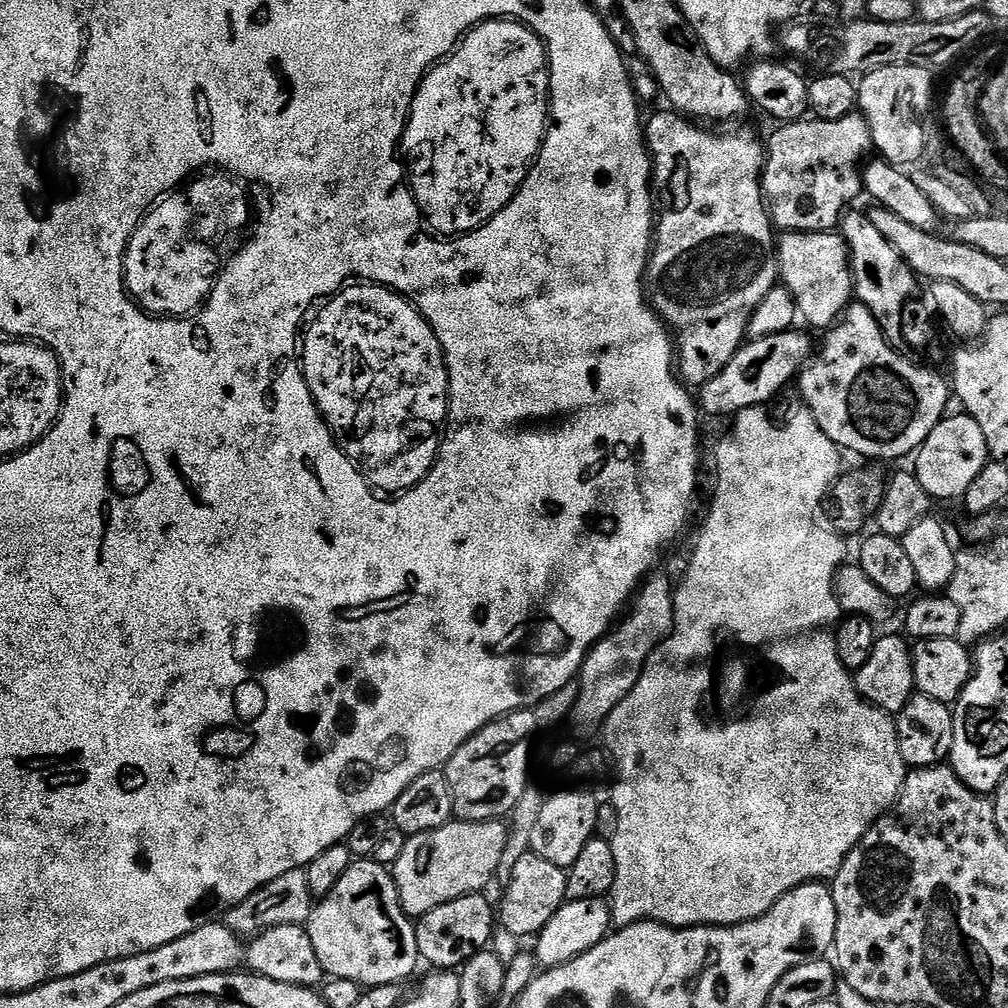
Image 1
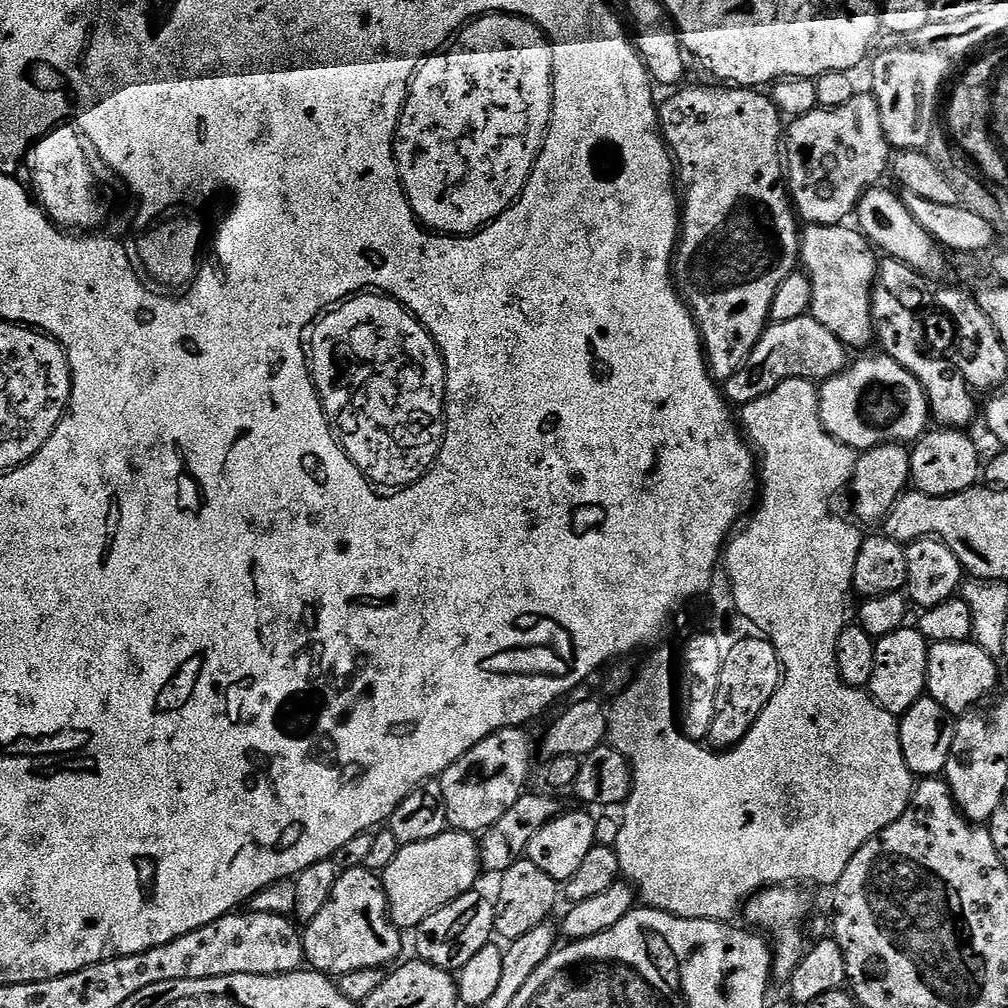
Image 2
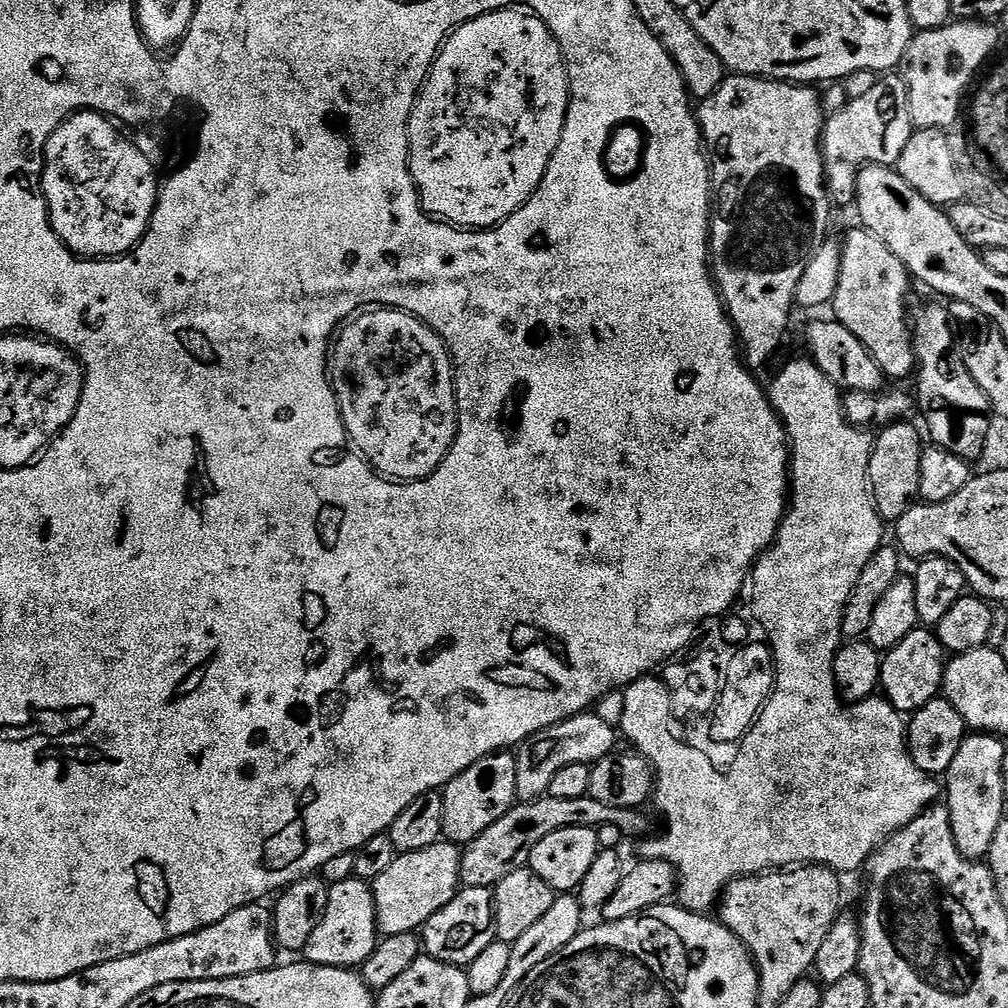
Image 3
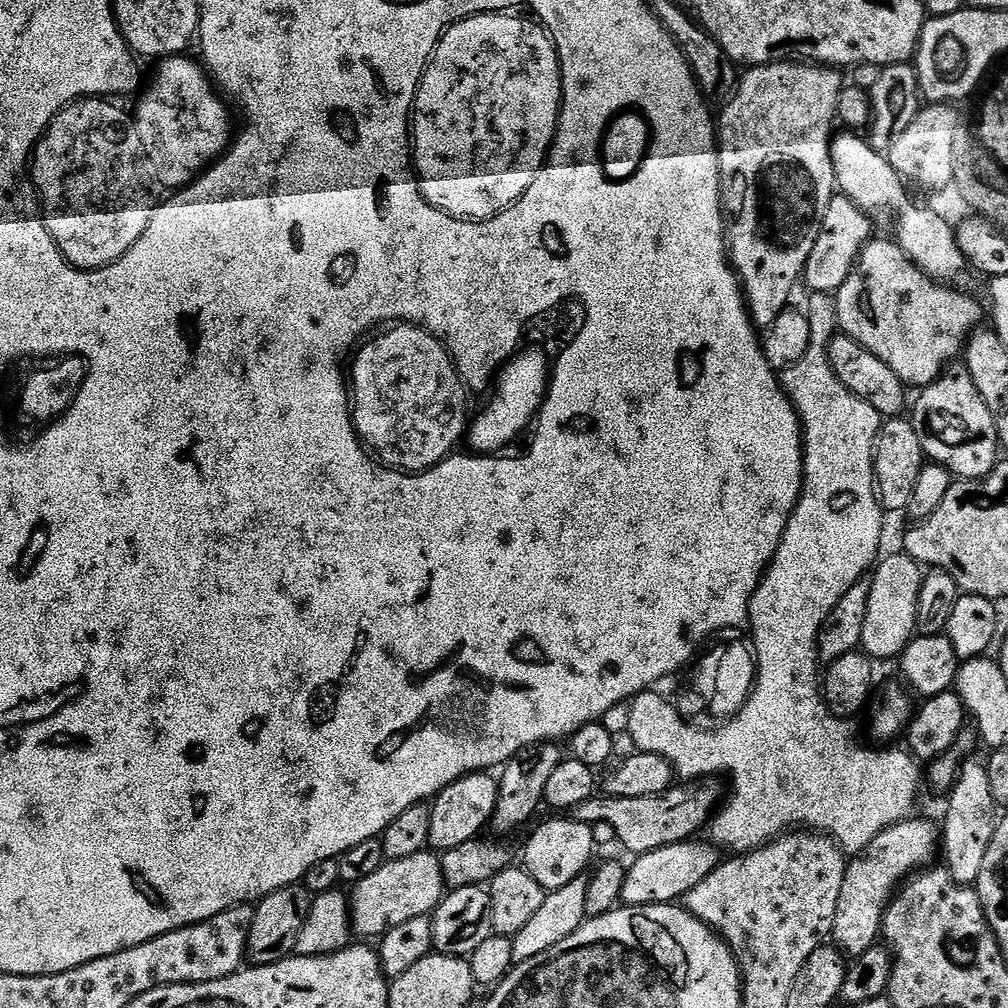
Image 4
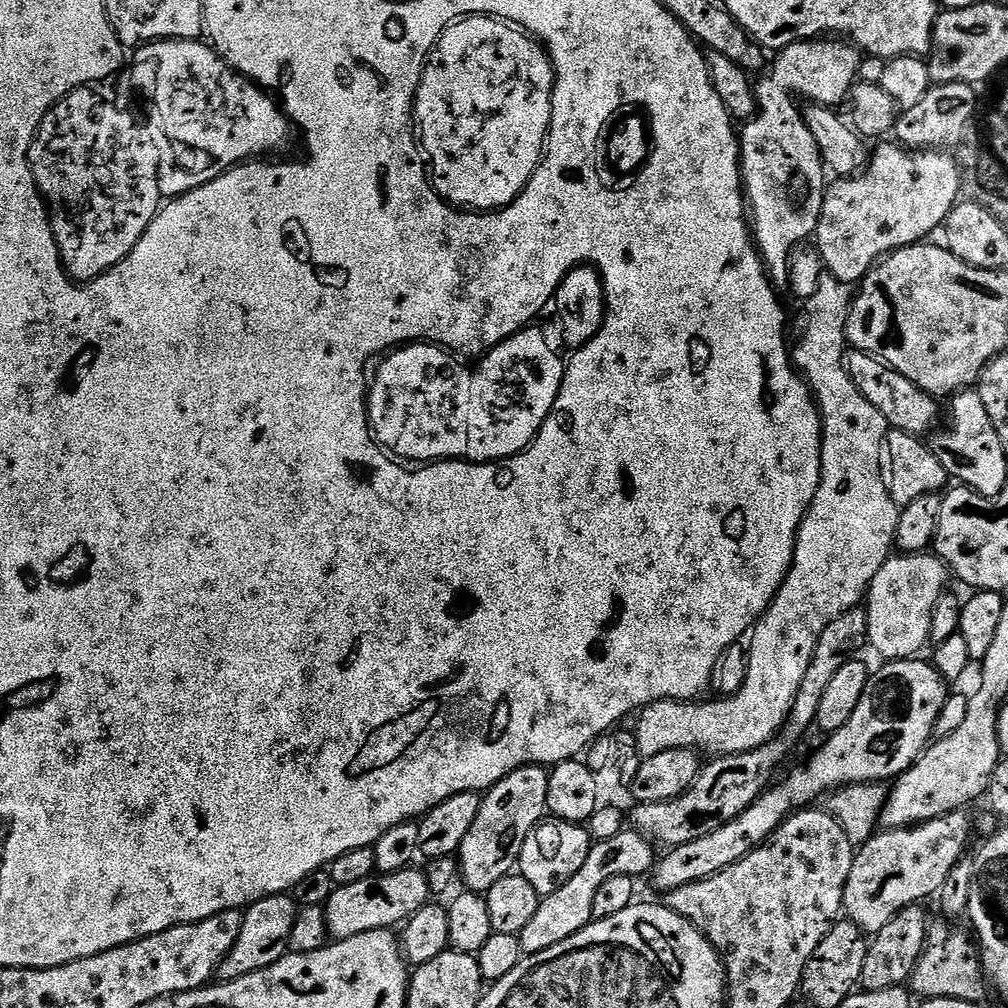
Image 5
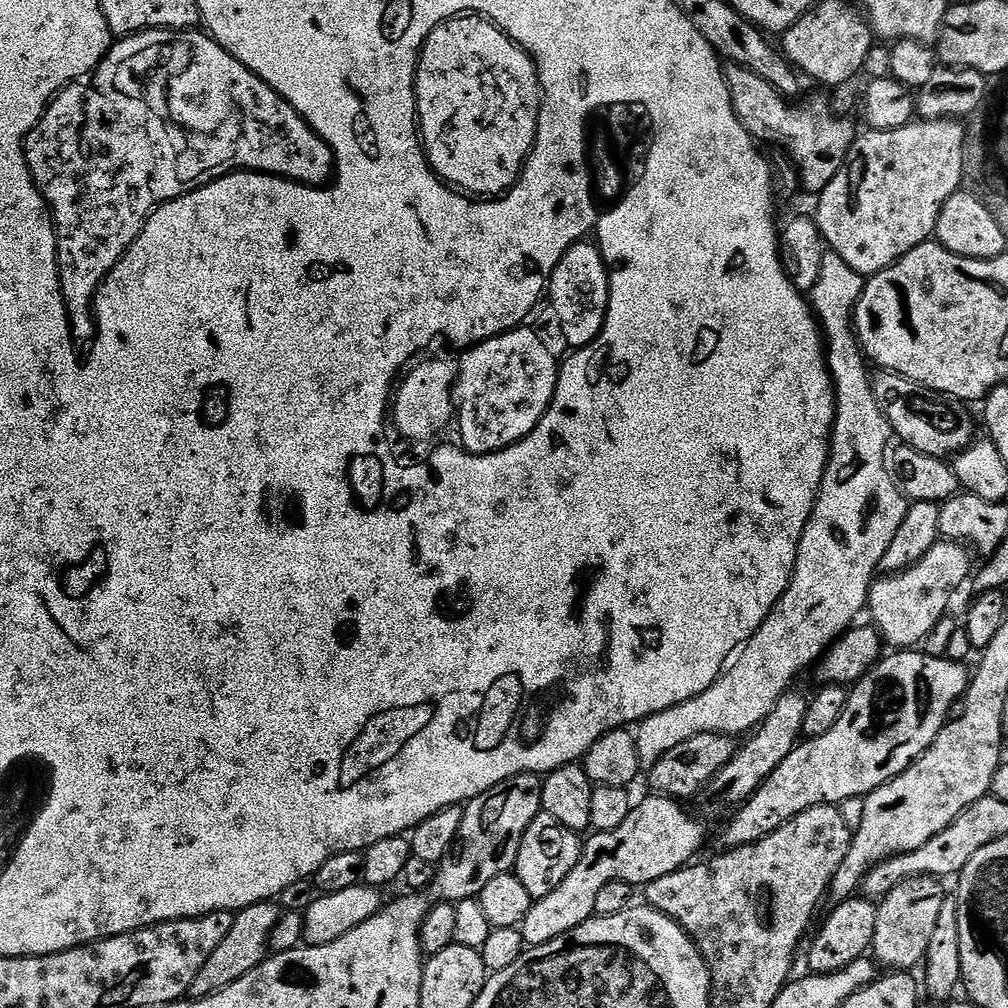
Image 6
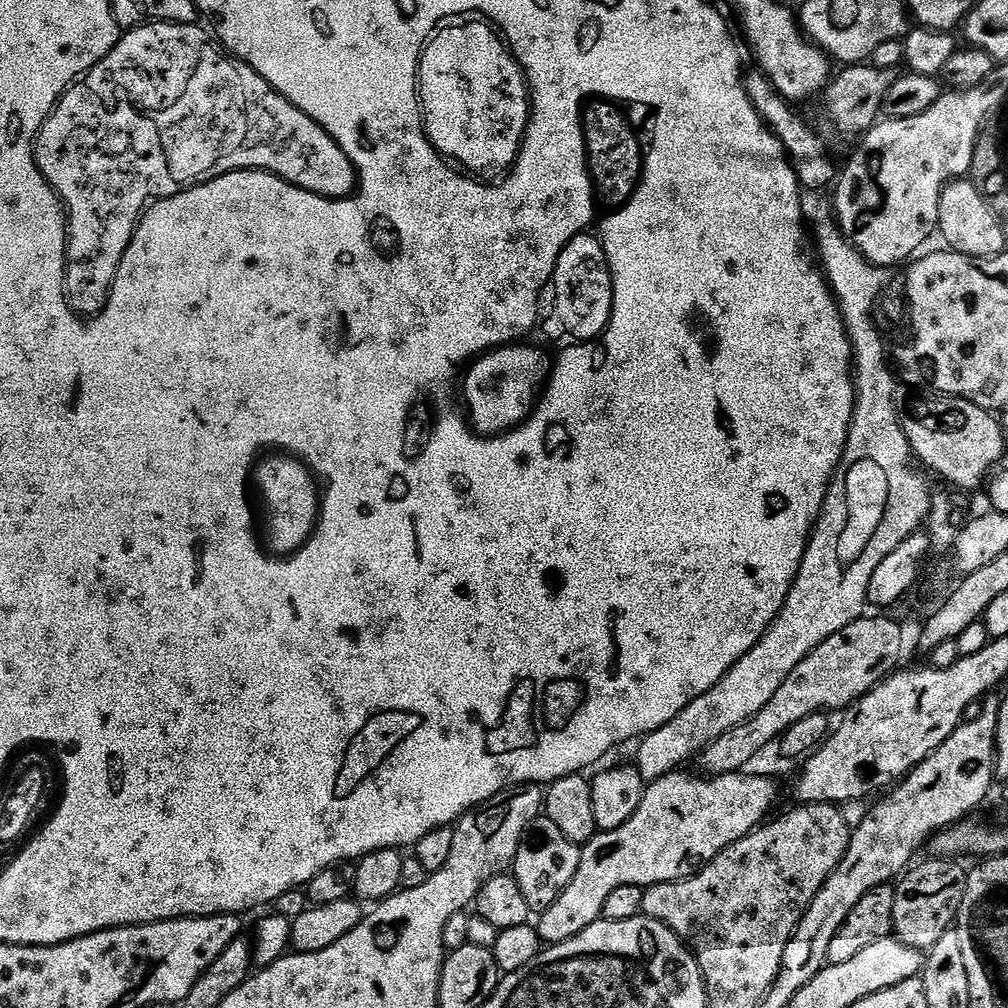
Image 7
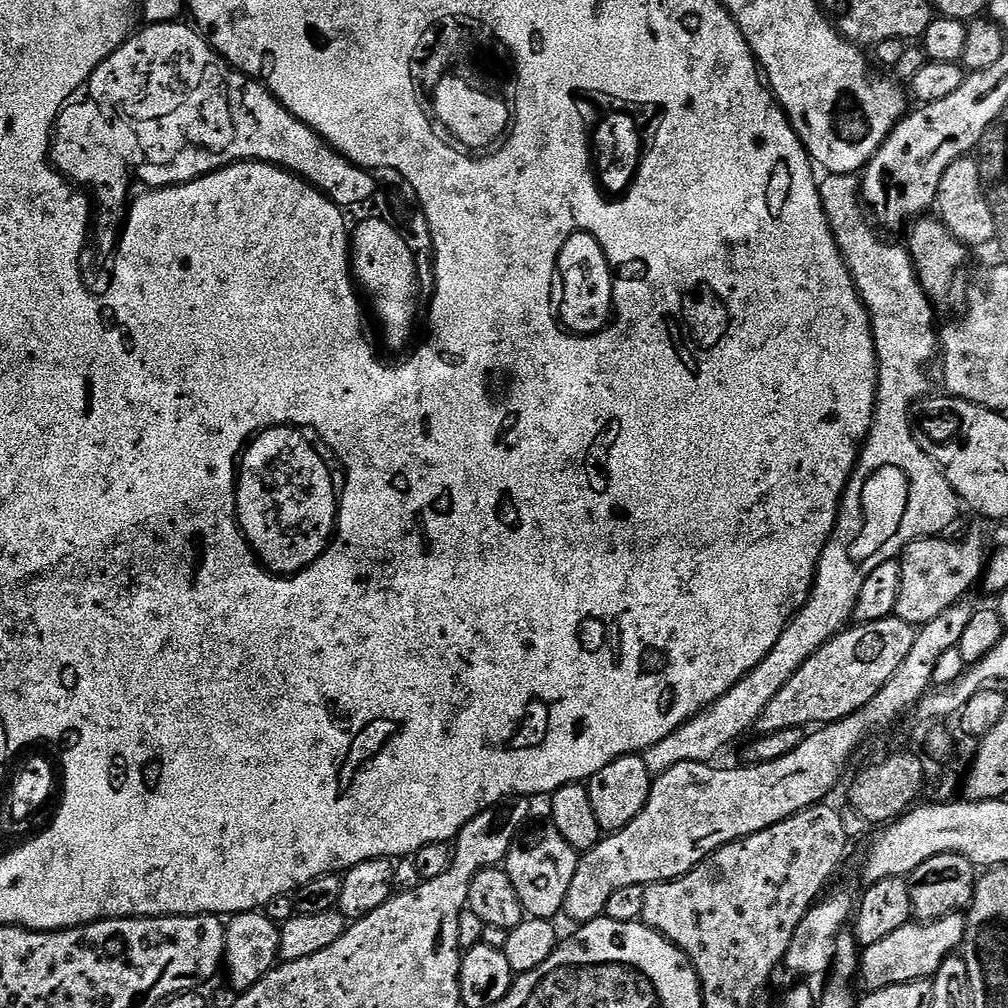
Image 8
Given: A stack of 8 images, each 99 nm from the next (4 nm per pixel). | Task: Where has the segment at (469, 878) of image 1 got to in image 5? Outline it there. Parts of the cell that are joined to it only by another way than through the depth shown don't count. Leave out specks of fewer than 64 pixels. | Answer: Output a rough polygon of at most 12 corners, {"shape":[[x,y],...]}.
{"shape":[[416,866],[333,887],[337,941],[395,929],[429,900]]}

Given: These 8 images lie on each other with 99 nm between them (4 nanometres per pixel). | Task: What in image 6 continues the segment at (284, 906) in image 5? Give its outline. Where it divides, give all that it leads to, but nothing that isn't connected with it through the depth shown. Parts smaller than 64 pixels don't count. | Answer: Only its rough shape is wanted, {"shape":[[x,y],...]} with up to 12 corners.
{"shape":[[276,902],[235,913],[230,934],[192,984],[200,998],[250,974],[269,955]]}

